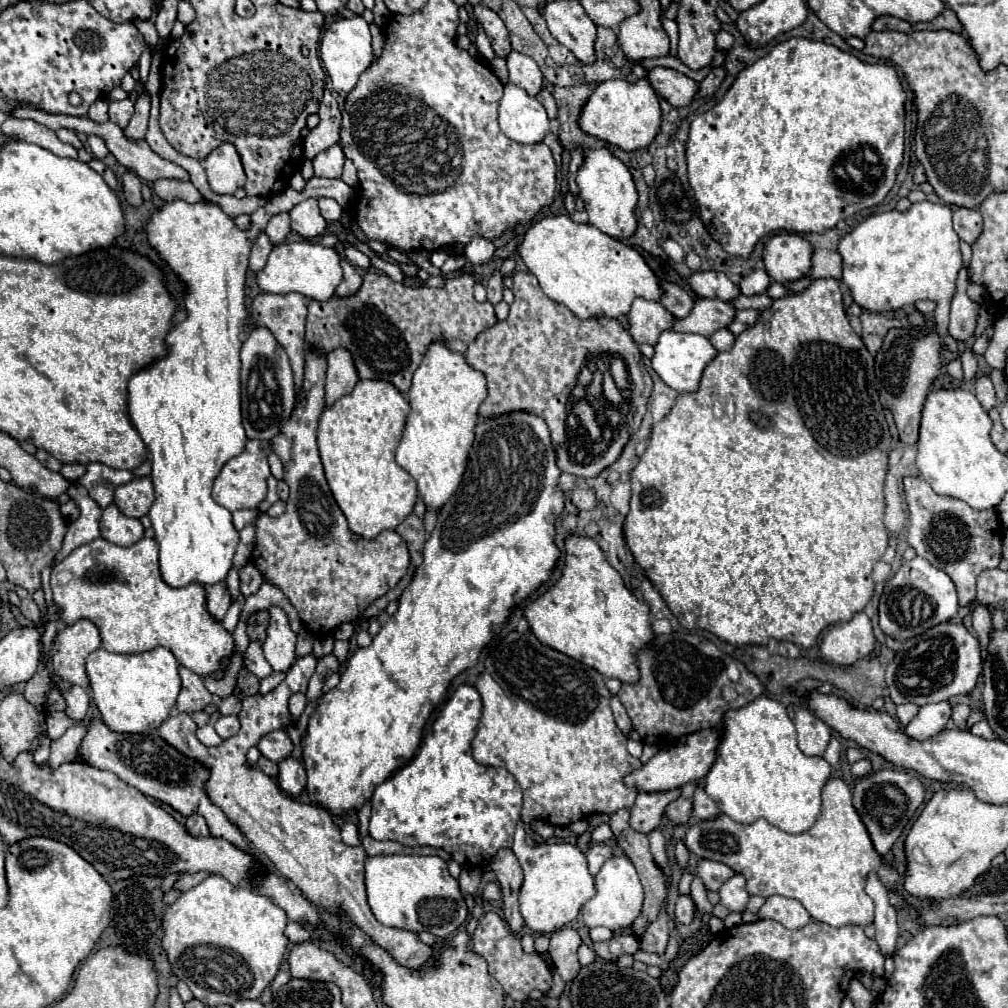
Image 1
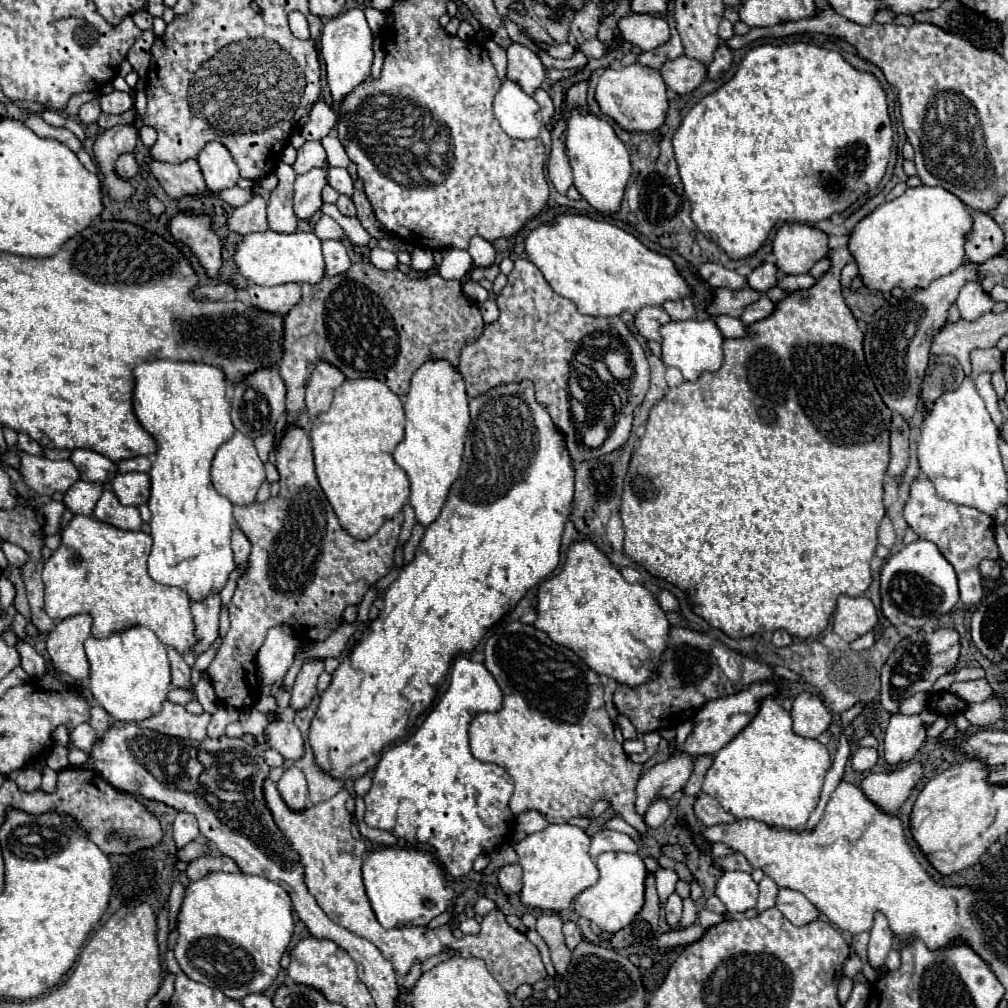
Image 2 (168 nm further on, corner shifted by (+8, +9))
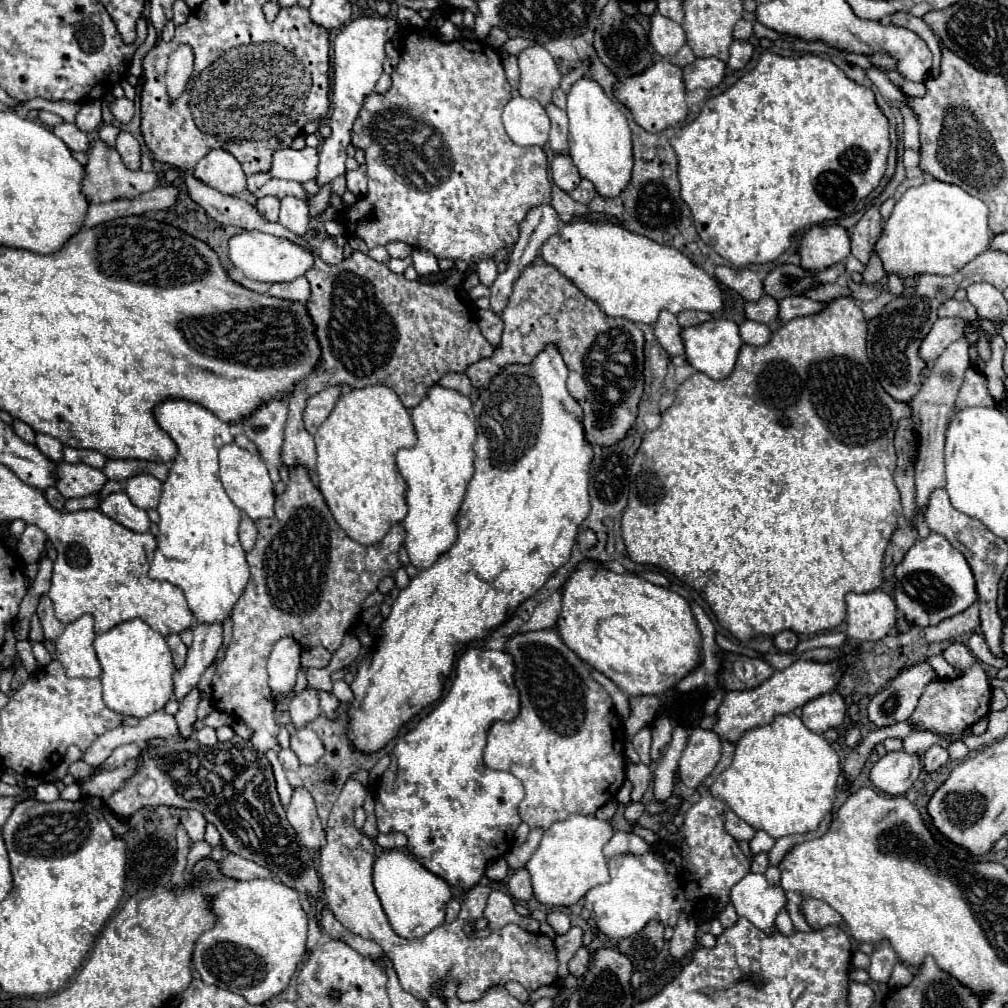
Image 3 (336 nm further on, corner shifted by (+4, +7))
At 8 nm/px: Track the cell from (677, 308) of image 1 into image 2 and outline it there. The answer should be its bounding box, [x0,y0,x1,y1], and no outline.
[664,298,696,320]

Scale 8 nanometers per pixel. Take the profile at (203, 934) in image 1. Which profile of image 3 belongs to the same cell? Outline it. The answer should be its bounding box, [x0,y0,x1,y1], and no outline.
[192,880,308,1004]

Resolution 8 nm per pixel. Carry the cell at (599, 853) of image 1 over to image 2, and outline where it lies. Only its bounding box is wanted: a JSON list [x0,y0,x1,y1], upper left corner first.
[590,830,638,858]

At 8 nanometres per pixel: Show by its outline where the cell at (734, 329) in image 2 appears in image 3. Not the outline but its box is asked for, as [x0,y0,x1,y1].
[738,320,770,346]

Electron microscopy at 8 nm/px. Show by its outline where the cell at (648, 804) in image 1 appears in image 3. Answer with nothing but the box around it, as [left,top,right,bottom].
[678,728,720,788]

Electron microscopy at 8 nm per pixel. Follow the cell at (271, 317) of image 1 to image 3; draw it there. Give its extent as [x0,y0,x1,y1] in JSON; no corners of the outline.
[266,276,310,302]

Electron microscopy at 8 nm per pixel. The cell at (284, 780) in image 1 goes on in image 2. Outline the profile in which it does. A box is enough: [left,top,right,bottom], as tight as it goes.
[278,768,308,812]

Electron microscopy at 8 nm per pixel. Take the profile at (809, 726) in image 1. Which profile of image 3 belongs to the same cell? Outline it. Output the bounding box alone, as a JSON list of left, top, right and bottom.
[802,692,846,732]

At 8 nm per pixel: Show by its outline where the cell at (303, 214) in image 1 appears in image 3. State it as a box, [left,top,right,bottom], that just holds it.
[318,16,400,186]

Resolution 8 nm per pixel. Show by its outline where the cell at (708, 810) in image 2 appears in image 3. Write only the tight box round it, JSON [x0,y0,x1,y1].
[724,808,754,840]

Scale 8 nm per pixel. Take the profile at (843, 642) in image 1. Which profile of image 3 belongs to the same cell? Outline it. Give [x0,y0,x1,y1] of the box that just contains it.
[846,590,896,640]

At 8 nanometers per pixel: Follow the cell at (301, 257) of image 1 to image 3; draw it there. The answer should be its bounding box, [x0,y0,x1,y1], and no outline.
[230,230,314,282]

